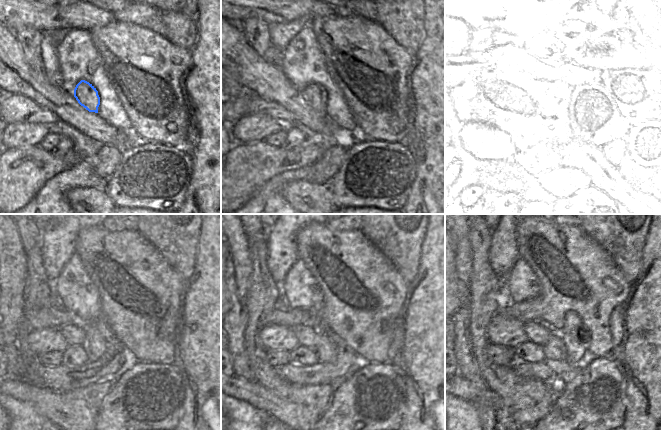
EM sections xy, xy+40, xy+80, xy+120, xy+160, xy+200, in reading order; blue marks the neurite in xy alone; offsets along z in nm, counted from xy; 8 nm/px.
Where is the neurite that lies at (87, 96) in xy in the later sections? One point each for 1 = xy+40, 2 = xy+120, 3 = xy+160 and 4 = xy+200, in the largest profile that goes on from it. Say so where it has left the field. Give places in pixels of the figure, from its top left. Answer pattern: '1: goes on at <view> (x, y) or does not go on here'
1: goes on at xy+40 (315, 96)
2: goes on at xy+120 (94, 345)
3: goes on at xy+160 (326, 351)
4: goes on at xy+200 (555, 351)

